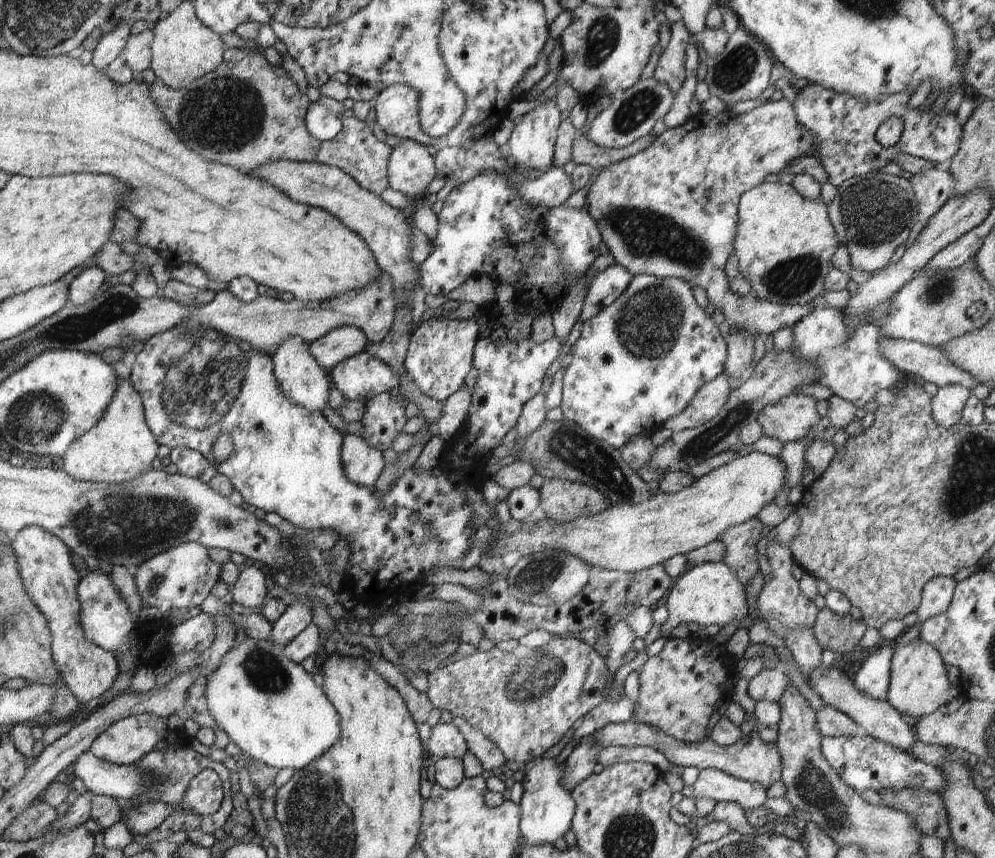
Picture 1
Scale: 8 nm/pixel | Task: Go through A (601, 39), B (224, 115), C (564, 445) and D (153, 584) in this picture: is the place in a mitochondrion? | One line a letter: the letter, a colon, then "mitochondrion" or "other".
A: mitochondrion
B: mitochondrion
C: mitochondrion
D: mitochondrion

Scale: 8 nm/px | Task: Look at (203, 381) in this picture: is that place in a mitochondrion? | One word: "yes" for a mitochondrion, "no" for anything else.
yes

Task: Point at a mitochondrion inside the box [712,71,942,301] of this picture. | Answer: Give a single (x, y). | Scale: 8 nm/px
(871, 213)

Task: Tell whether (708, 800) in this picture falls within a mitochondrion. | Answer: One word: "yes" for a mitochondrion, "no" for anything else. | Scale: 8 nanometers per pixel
no

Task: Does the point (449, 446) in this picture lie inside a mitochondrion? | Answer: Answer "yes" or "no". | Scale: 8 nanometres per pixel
no

